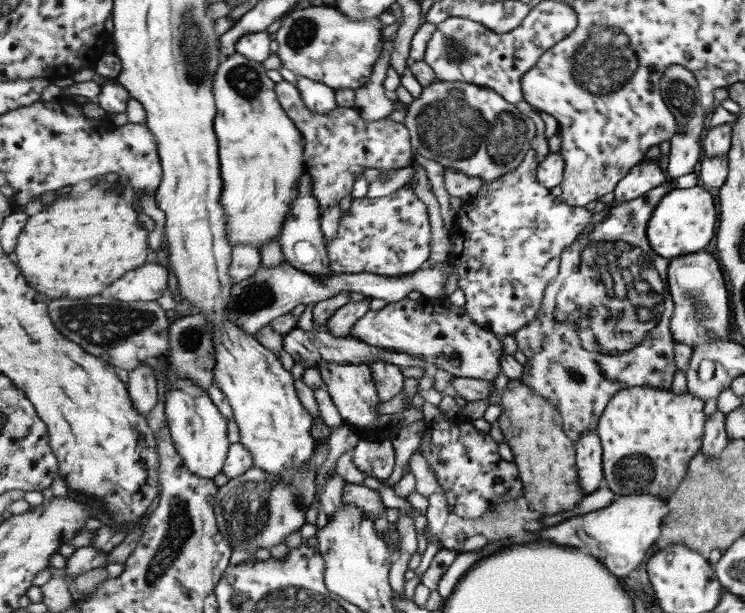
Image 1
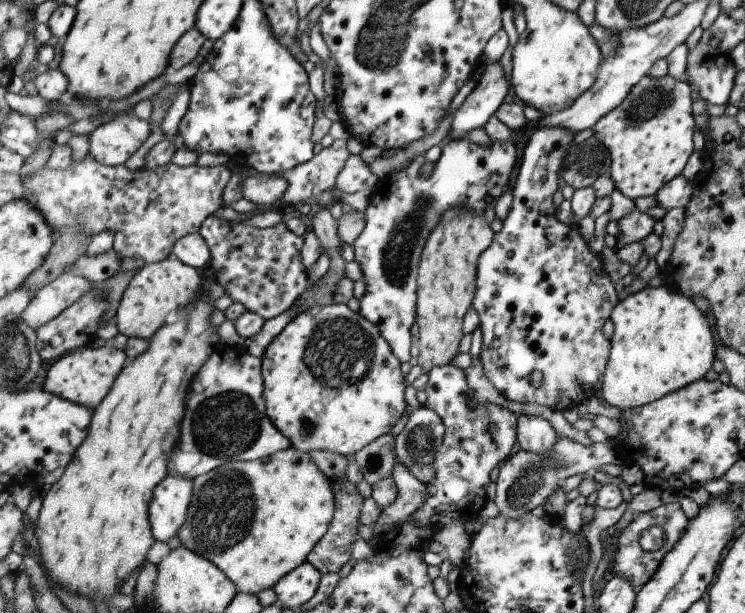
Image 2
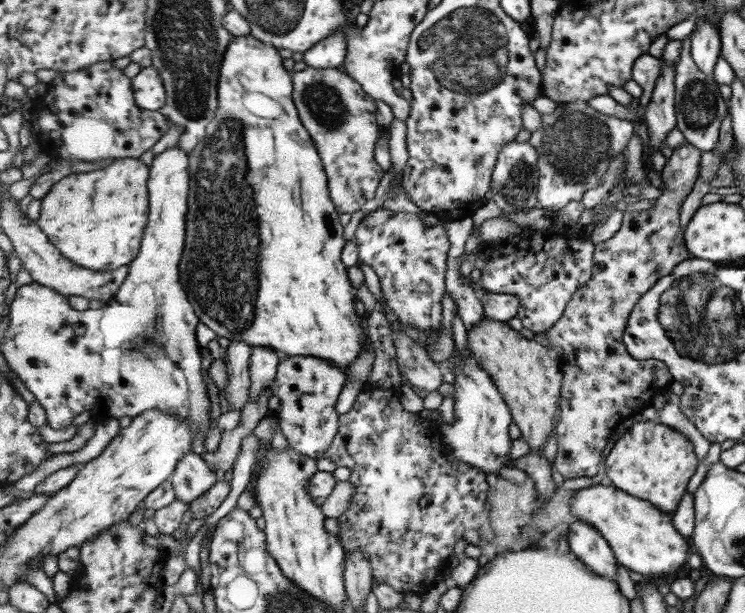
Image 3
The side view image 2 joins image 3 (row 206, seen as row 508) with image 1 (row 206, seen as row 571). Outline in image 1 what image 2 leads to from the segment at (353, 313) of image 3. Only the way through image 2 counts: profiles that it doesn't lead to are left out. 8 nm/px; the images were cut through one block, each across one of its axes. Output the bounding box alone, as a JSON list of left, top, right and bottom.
[213,52,307,249]

